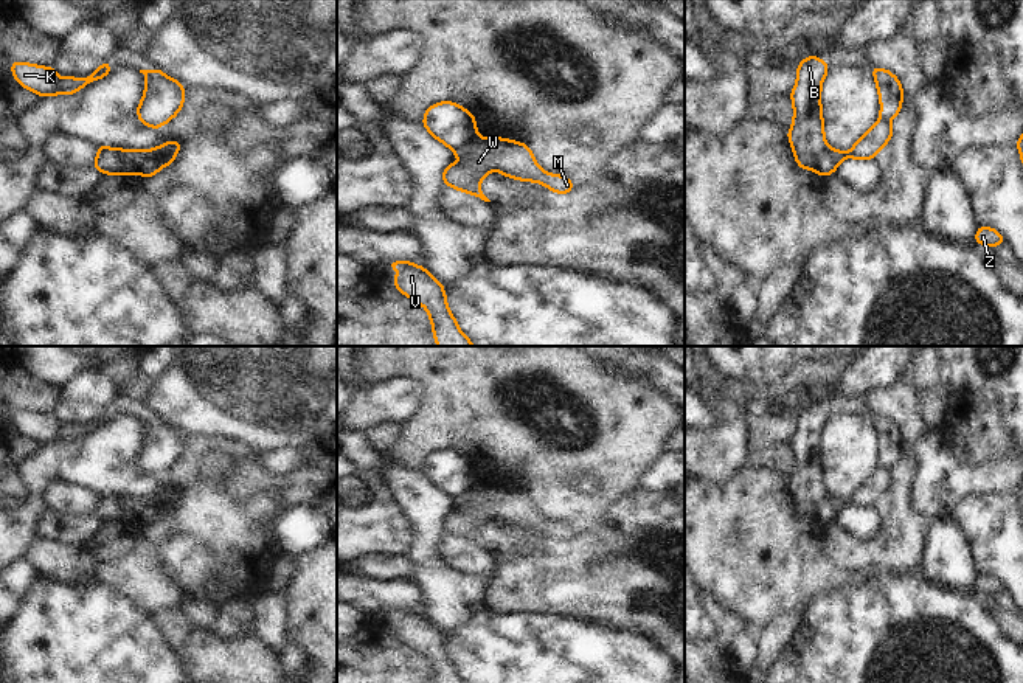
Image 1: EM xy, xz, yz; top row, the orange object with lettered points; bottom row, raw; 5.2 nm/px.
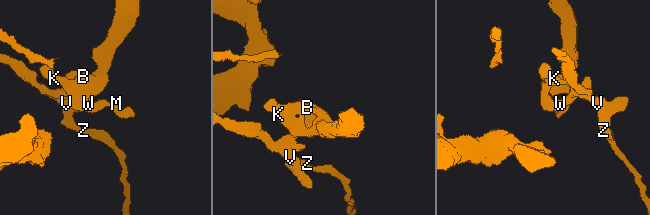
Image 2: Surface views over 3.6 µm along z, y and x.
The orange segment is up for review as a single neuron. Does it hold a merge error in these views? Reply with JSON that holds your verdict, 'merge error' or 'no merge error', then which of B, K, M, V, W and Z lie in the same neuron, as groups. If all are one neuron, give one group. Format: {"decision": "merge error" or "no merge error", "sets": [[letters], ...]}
{"decision": "merge error", "sets": [["B", "K"], ["M", "V", "W", "Z"]]}

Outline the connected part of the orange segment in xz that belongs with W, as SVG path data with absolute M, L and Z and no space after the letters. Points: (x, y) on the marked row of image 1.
M475 138L453 151L463 163L450 163L442 172L442 182L458 191L473 194L491 202L481 191L480 182L491 172L498 171L505 177L537 182L550 191L567 194L574 185L570 179L545 172L536 161L531 149L506 138Z

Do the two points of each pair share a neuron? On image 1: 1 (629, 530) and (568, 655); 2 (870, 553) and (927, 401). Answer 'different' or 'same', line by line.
1: different
2: different

